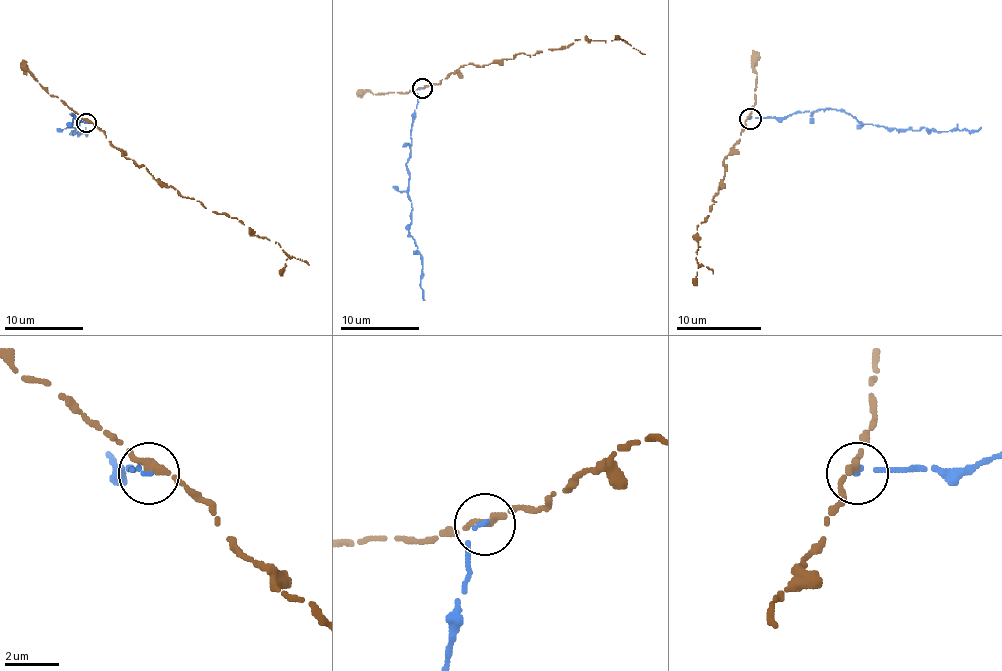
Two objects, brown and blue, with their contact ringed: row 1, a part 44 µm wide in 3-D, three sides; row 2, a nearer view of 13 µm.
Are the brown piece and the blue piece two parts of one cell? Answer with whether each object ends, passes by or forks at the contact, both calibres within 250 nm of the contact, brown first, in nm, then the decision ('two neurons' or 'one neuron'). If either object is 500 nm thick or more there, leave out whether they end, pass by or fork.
brown ends; blue ends; calibres 400 and 140 nm; two neurons

